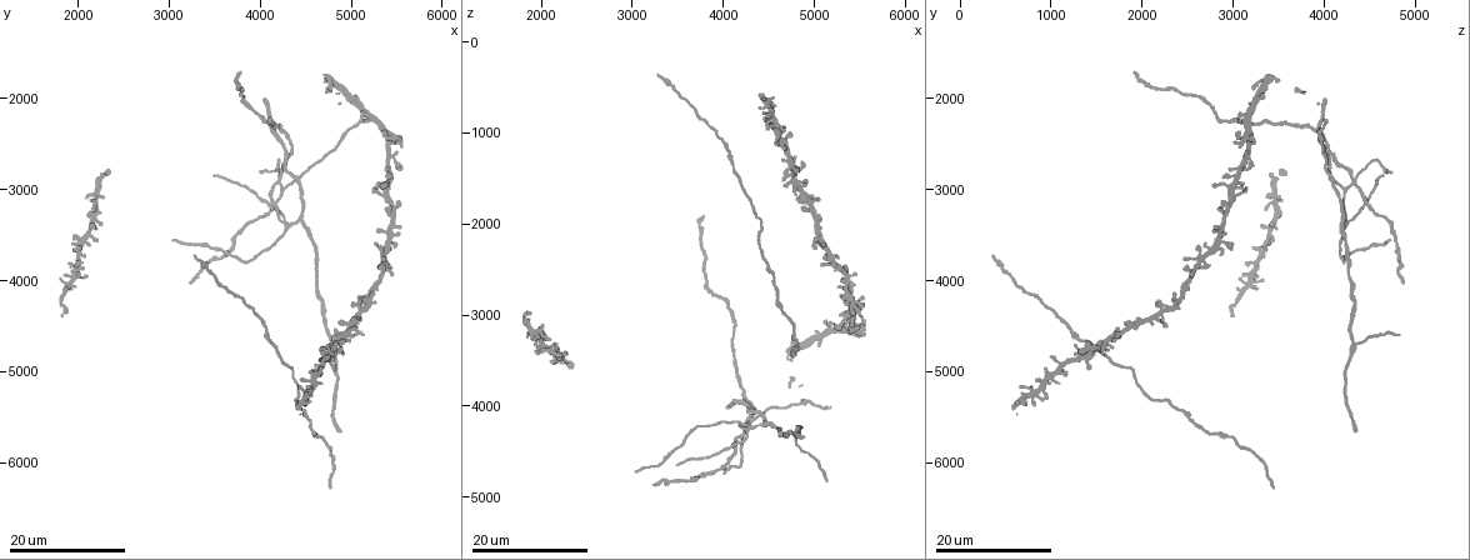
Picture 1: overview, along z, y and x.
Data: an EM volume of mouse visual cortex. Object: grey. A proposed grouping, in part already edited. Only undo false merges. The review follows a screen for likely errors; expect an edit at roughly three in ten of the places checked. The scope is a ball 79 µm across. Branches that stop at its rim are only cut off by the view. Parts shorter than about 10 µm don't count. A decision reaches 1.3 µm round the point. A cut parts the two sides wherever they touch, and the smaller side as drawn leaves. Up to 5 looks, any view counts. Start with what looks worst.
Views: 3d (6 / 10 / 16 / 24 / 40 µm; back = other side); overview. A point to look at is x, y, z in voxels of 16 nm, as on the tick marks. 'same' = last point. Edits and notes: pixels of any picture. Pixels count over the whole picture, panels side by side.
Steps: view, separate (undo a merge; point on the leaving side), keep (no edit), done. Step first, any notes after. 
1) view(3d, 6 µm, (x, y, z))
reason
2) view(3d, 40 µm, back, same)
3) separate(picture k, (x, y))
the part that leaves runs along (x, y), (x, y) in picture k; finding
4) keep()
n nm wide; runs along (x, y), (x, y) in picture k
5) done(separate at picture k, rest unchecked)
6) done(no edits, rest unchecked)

view(3d, 24 µm, (4200, 2900, 4350))
looks like a crossing

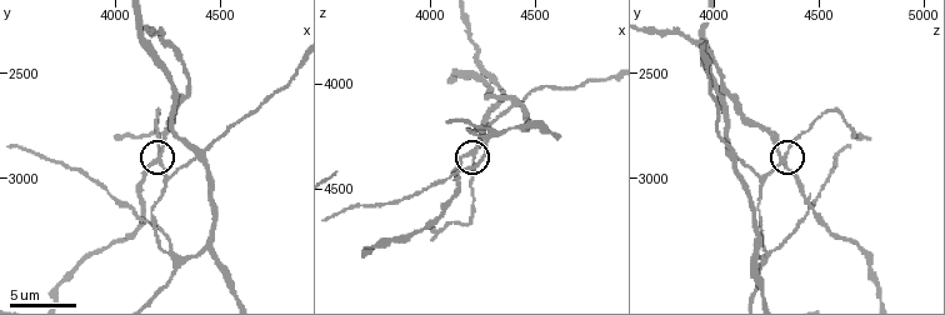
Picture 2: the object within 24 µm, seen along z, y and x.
view(3d, 10 µm, (4220, 2890, 4330))

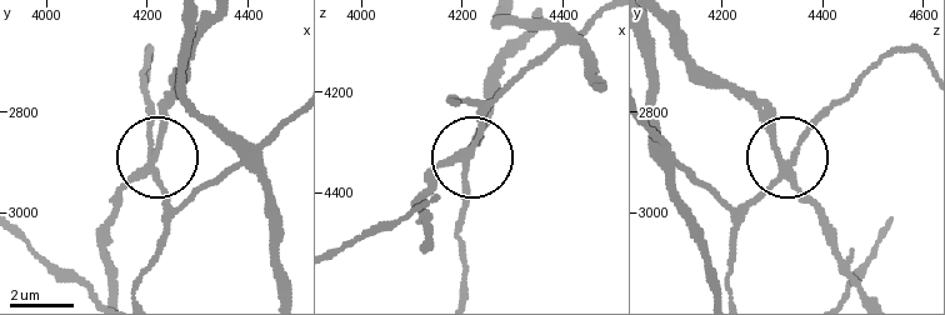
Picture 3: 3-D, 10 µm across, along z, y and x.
separate(picture 3, (165, 120))
side arm 29 µm; 4 arms; a second cell is stuck on

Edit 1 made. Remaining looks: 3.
view(overview)

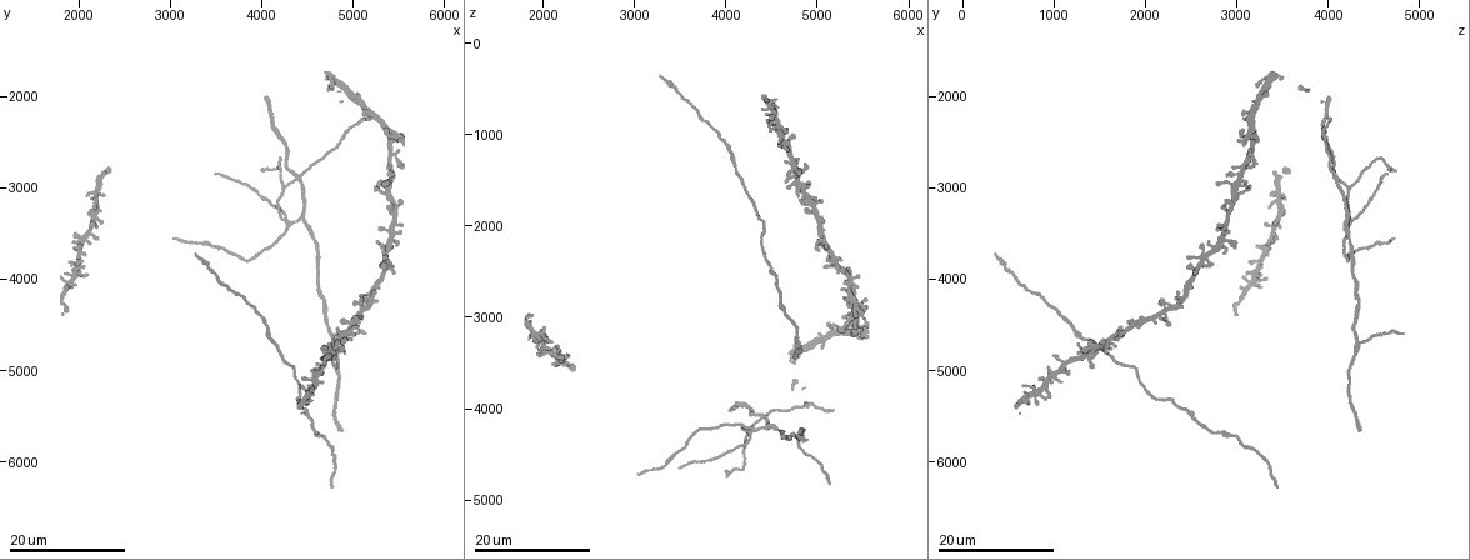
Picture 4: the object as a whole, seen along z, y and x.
view(3d, 16 µm, (4400, 2900, 4100))
looks like a crossing

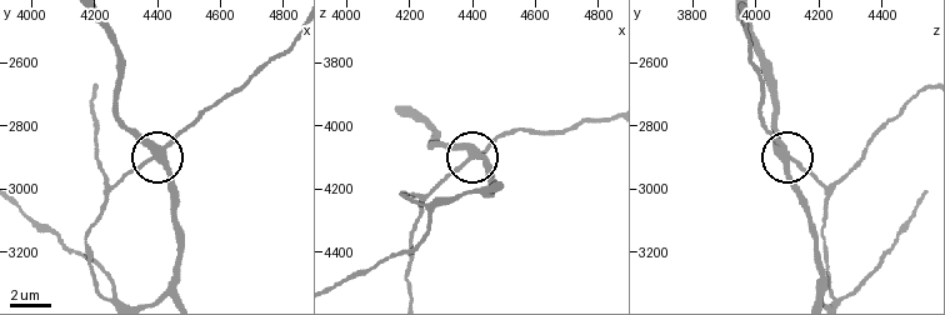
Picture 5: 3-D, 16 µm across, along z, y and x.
view(3d, 6 µm, (4400, 2880, 4070))
closer look

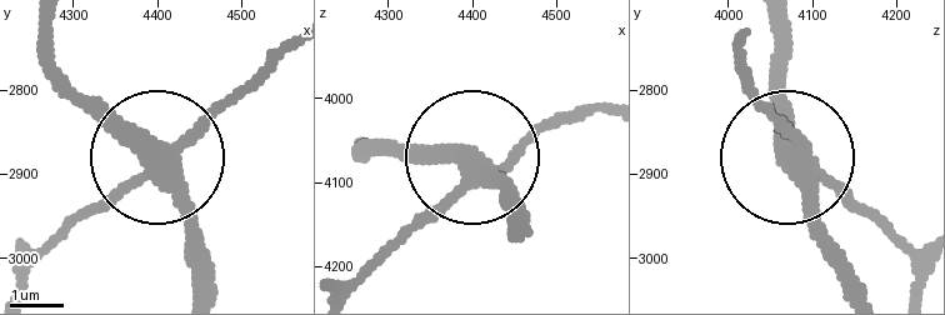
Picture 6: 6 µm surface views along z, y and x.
keep()
360 nm wide; continuous, no second cell

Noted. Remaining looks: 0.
done(separate at picture 3, rest unchecked)

